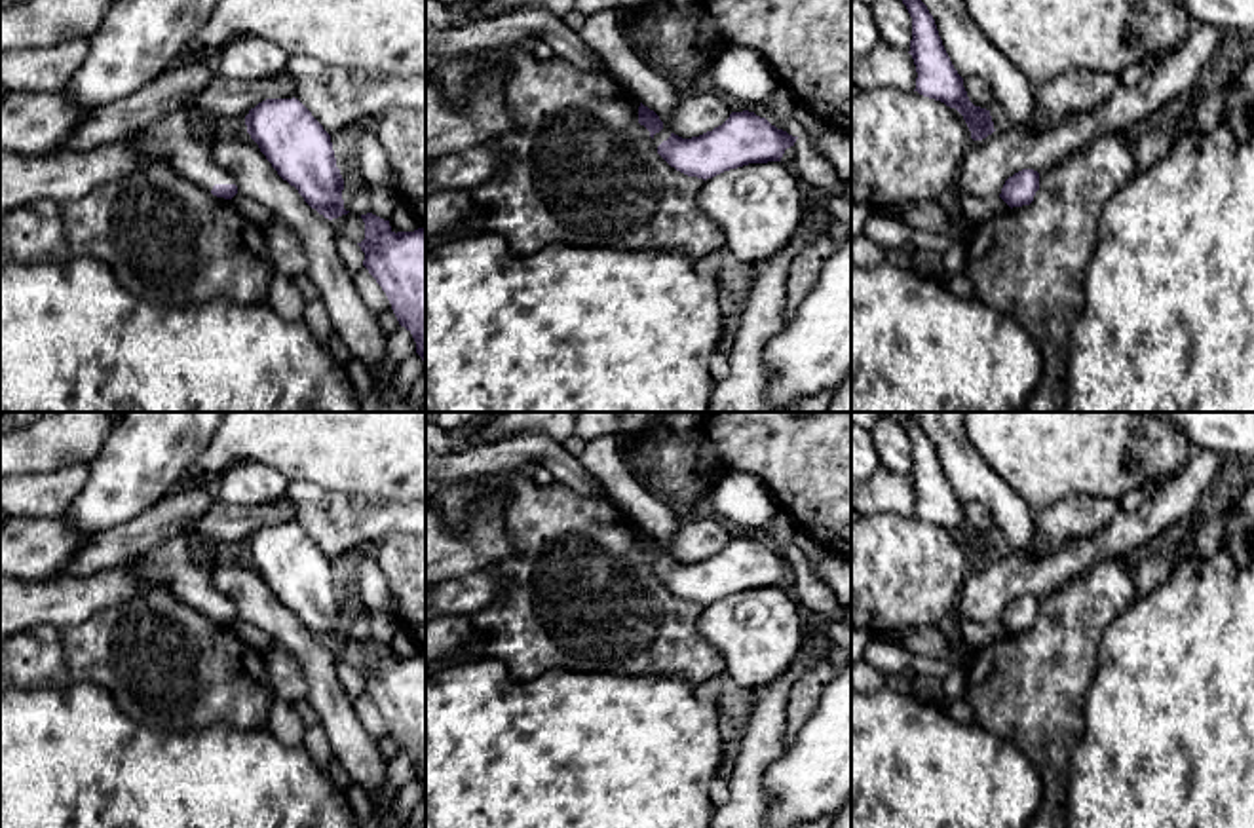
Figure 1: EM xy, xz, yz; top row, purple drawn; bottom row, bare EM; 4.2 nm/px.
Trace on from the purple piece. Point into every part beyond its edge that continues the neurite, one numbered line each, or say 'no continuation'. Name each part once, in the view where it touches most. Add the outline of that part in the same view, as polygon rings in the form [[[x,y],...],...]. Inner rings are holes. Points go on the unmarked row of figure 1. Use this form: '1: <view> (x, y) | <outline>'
1: xy (171, 563) | [[[186,537],[154,545],[135,564],[141,575],[162,579],[169,593],[207,617],[215,610],[236,610],[213,585],[215,566],[198,564],[190,556],[190,539]]]

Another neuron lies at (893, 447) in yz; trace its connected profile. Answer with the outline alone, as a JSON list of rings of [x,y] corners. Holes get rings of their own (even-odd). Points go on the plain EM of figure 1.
[[[880,416],[868,433],[876,444],[882,465],[891,473],[899,473],[908,479],[912,465],[912,442],[902,429],[899,416]]]

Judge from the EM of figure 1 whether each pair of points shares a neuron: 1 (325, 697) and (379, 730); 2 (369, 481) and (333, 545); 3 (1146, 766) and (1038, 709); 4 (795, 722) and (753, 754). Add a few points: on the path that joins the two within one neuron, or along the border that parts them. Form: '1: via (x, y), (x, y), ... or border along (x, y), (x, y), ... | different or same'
1: border along (352, 696), (358, 720), (375, 739) | different
2: border along (318, 485), (333, 492), (365, 494), (405, 504) | different
3: border along (1089, 690), (1083, 737), (1068, 775) | different
4: border along (791, 686), (785, 711), (785, 745) | different

